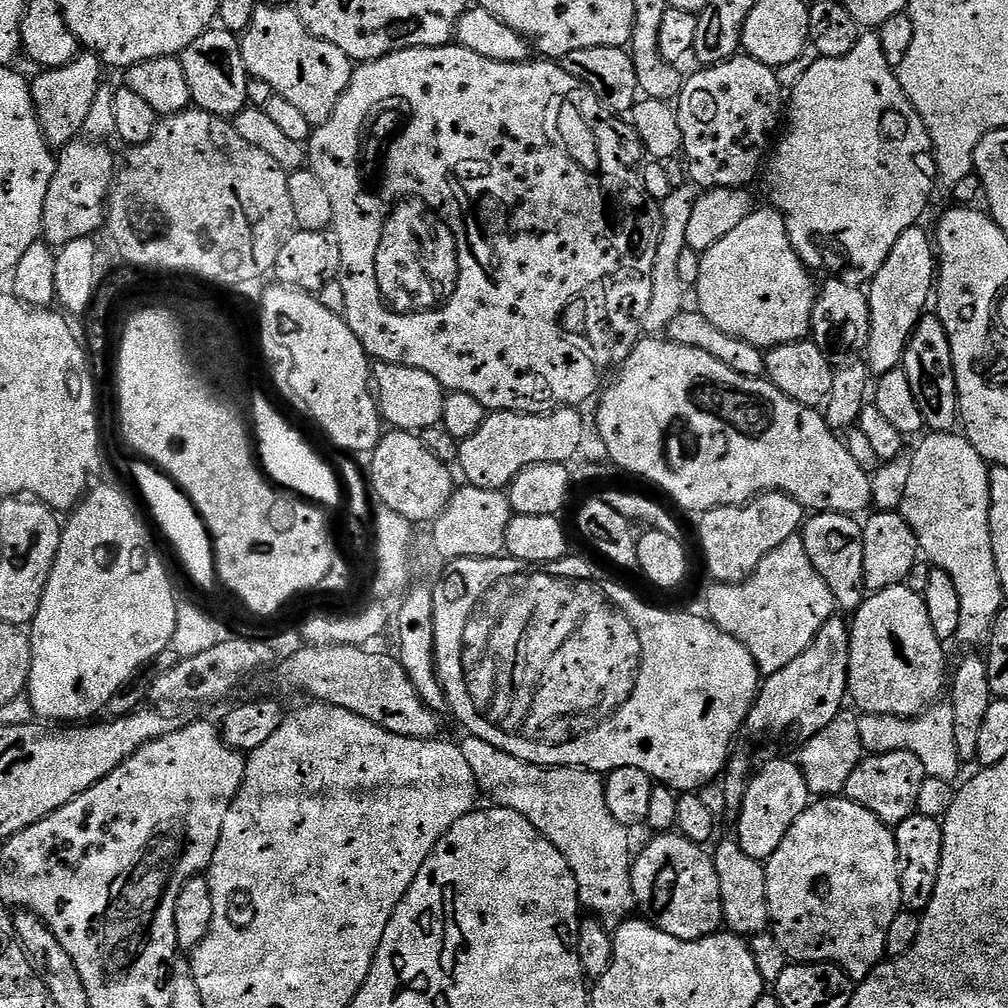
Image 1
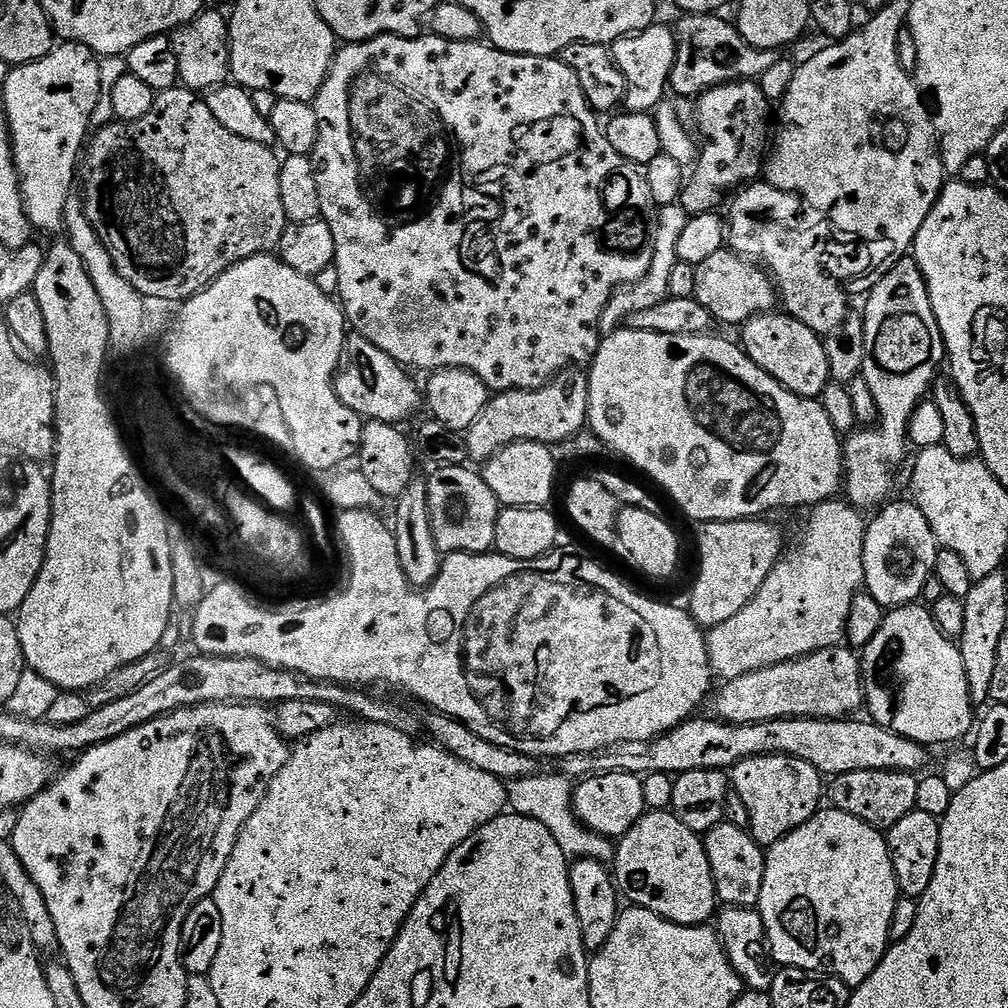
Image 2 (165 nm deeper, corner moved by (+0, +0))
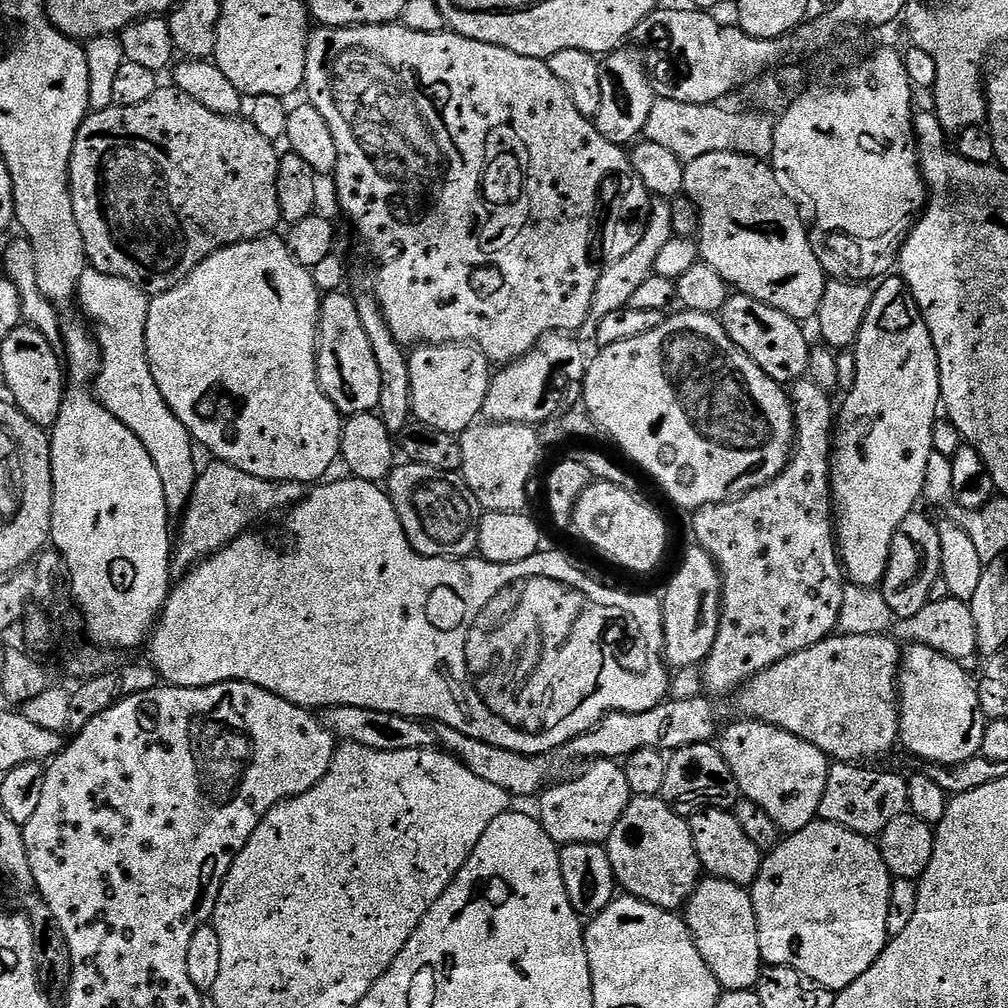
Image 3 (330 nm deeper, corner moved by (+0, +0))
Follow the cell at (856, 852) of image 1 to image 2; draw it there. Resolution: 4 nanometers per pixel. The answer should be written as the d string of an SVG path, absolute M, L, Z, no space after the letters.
M828 806L815 812L806 823L798 826L790 834L786 834L777 844L771 845L764 857L764 865L766 866L766 874L762 878L762 894L758 911L766 926L768 949L772 951L772 959L776 961L777 965L785 968L801 968L807 972L824 972L827 976L836 976L852 990L855 990L862 982L866 982L866 978L870 978L870 974L874 974L878 962L882 962L884 953L890 947L888 939L890 918L894 918L894 906L902 899L885 833L881 829L862 822L862 818L854 818L854 814Z

